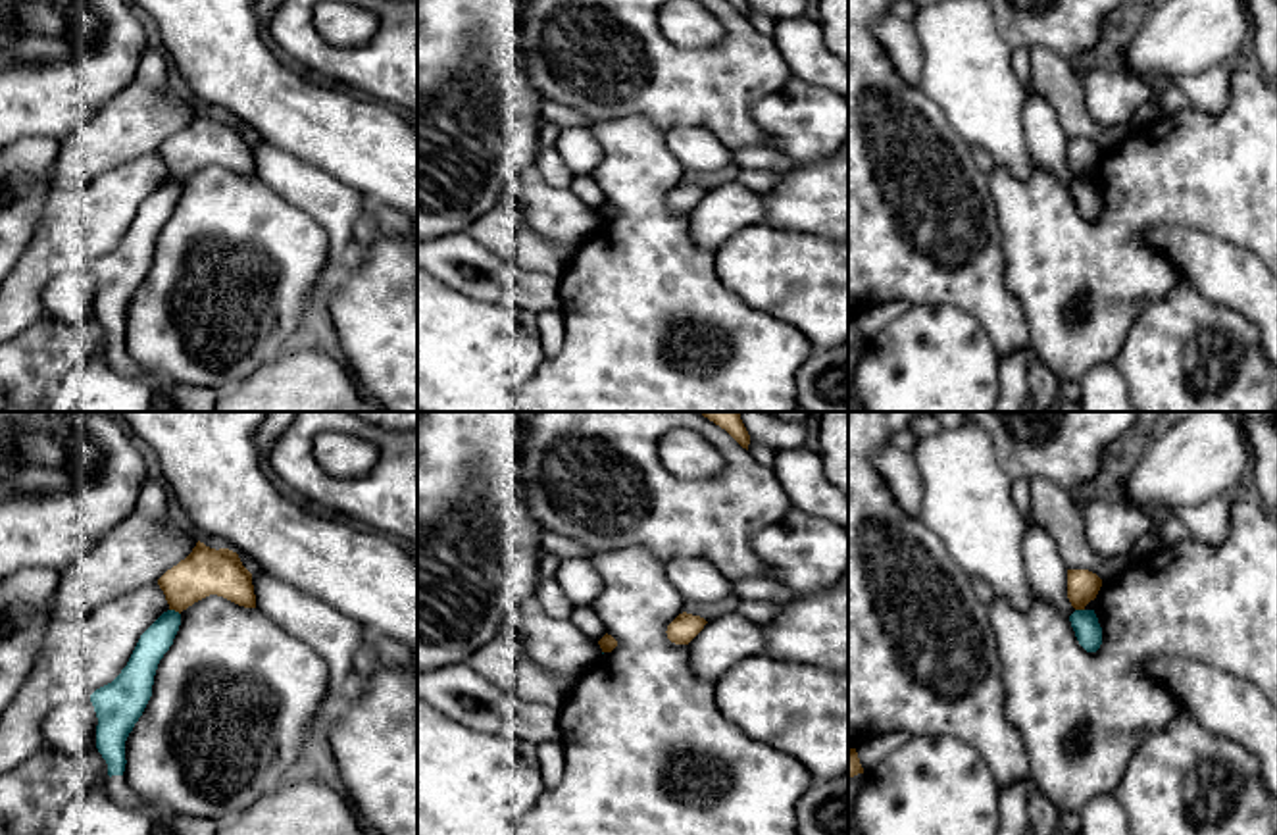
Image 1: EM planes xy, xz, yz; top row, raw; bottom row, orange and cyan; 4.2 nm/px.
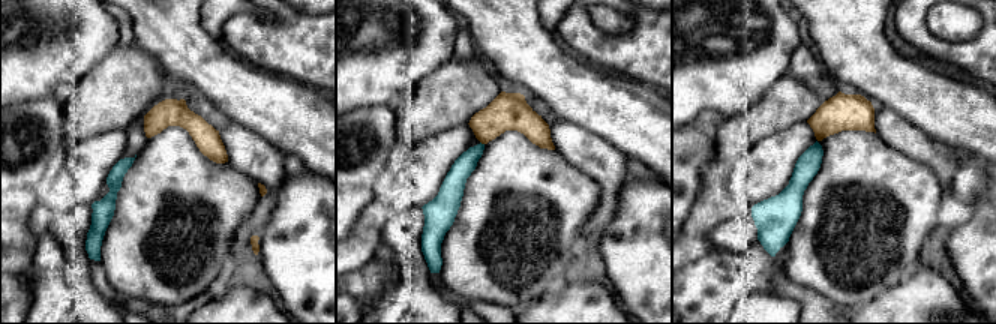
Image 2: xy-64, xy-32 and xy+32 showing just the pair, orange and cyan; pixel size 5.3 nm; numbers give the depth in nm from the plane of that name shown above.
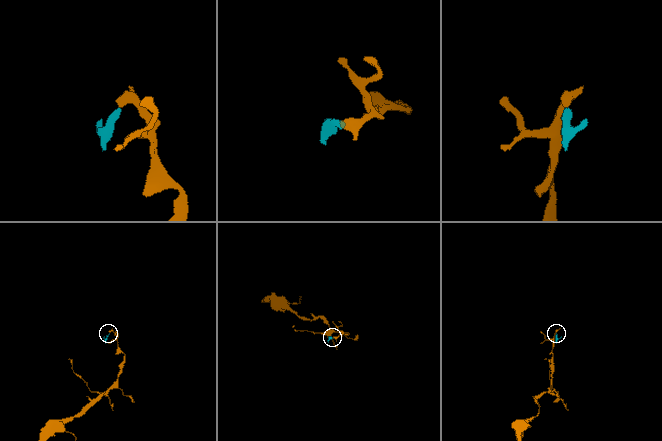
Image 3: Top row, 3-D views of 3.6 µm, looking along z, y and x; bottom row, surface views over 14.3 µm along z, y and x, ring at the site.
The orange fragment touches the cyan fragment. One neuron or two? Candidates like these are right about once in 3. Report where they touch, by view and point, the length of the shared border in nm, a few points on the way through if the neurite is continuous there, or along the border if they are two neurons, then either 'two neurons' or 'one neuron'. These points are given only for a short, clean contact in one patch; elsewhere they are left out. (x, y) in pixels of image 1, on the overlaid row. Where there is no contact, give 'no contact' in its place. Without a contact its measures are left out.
xy (175, 610) | 50 nm | along xy (170, 608), (179, 614) | two neurons

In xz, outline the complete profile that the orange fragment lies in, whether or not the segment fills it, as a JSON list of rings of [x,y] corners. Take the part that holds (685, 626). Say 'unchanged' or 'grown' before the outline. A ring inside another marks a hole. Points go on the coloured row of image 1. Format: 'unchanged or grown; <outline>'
unchanged; [[[683,612],[667,625],[665,633],[675,645],[689,645],[706,623],[704,618]]]

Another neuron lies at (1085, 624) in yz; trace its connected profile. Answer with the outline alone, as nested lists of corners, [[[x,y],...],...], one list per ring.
[[[1075,610],[1069,616],[1069,621],[1079,645],[1087,652],[1096,652],[1102,645],[1102,627],[1098,623],[1094,610]]]

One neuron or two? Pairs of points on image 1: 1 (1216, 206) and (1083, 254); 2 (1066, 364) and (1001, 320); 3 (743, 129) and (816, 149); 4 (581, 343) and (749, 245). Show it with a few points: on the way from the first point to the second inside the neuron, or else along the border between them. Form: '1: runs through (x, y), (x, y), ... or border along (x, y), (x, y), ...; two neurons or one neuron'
1: runs through (1183, 206), (1141, 206), (1116, 231); one neuron
2: border along (1014, 297), (1027, 328), (1029, 347); two neurons
3: border along (776, 91), (751, 106), (751, 116), (768, 145); two neurons
4: border along (714, 253), (716, 276), (743, 301); two neurons

